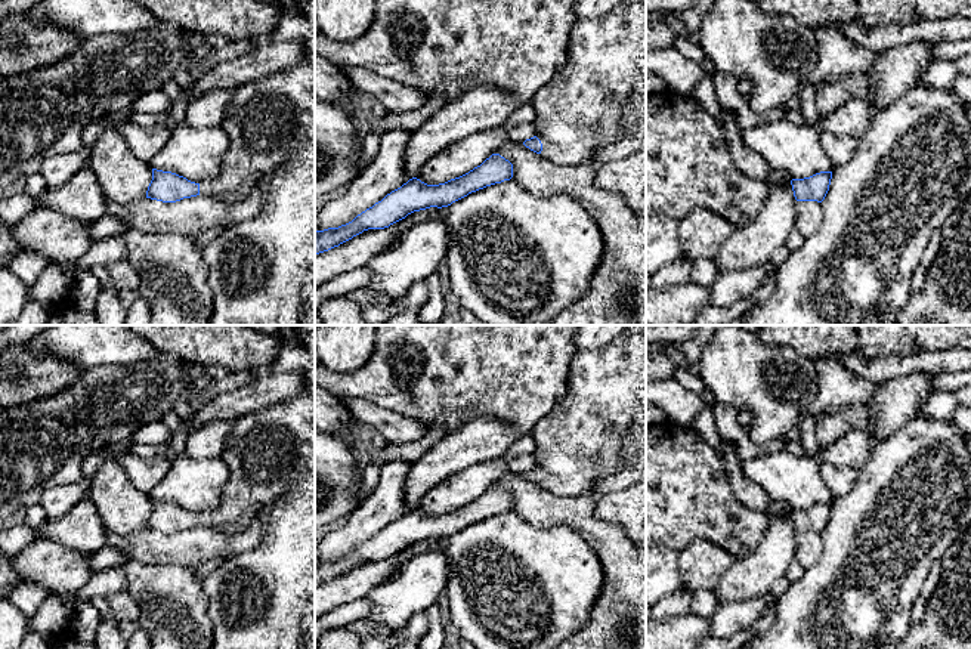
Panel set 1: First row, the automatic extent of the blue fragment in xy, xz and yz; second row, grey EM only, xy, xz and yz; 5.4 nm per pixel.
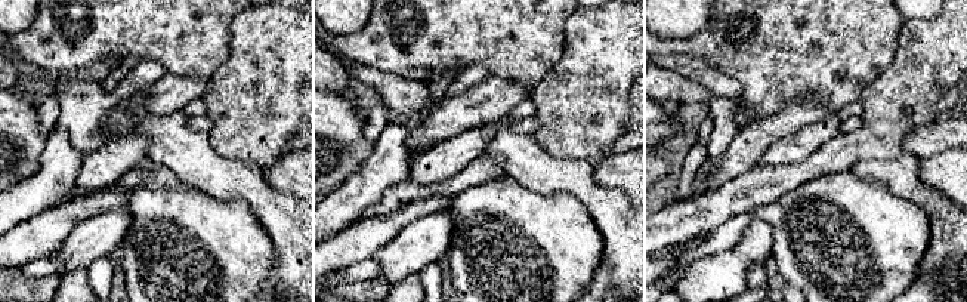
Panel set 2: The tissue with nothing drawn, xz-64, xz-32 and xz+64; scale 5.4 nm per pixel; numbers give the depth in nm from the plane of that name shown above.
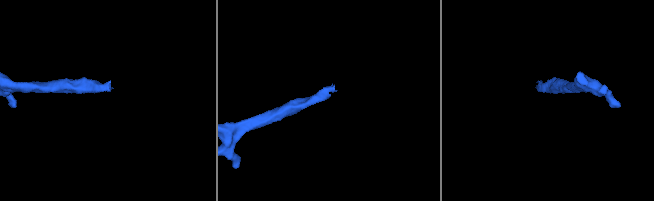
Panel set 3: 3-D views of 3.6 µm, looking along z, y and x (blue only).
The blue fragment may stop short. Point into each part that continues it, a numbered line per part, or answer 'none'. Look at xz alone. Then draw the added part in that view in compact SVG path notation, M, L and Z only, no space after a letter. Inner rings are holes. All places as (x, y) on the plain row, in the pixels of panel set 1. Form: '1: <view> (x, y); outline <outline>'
1: xz (581, 439); outline M640 327L631 333L622 333L615 337L606 347L599 350L578 350L570 362L568 371L568 390L562 401L554 405L529 432L536 444L534 457L536 458L536 469L542 475L541 489L548 491L557 497L576 497L579 494L590 494L597 498L596 483L602 476L612 475L624 460L624 439L631 426L634 414L646 404L646 327Z

